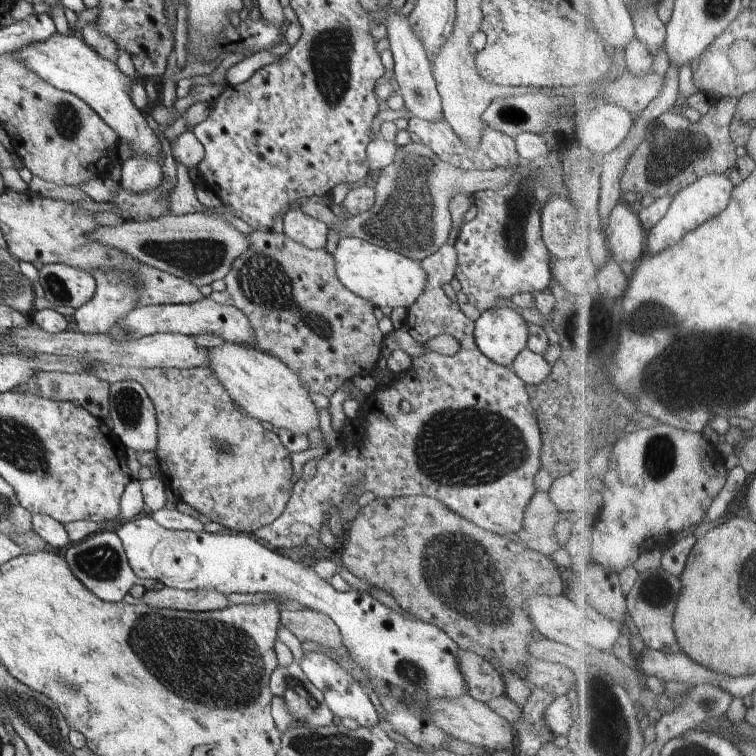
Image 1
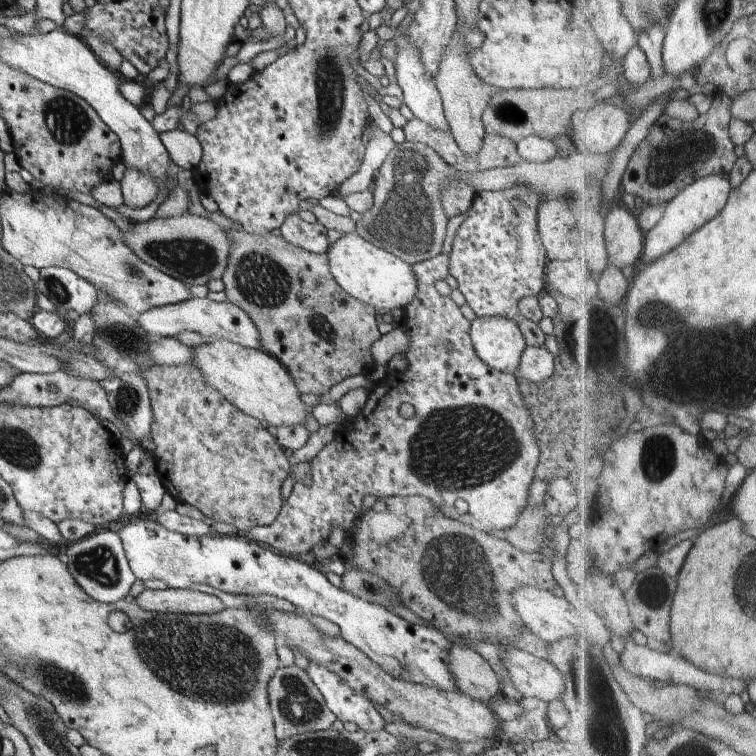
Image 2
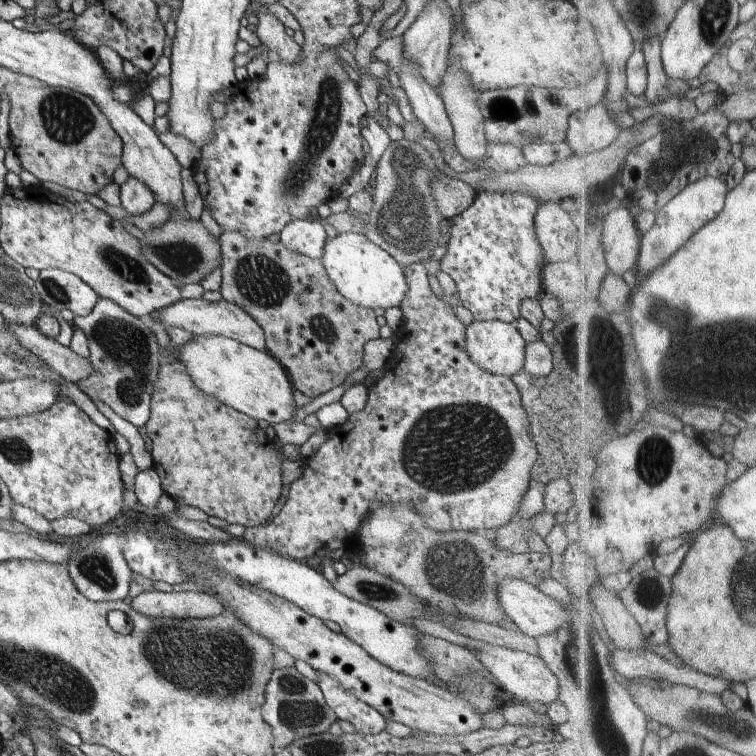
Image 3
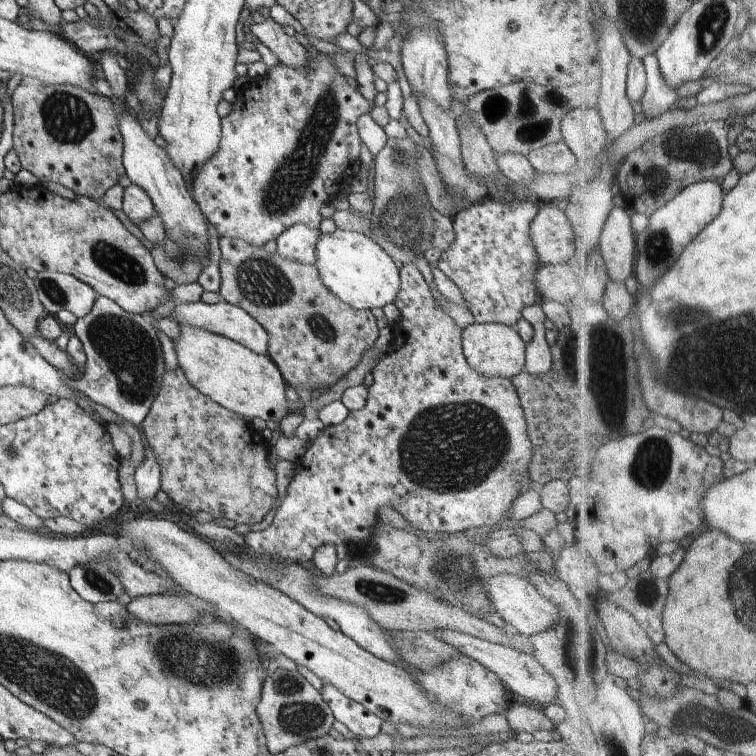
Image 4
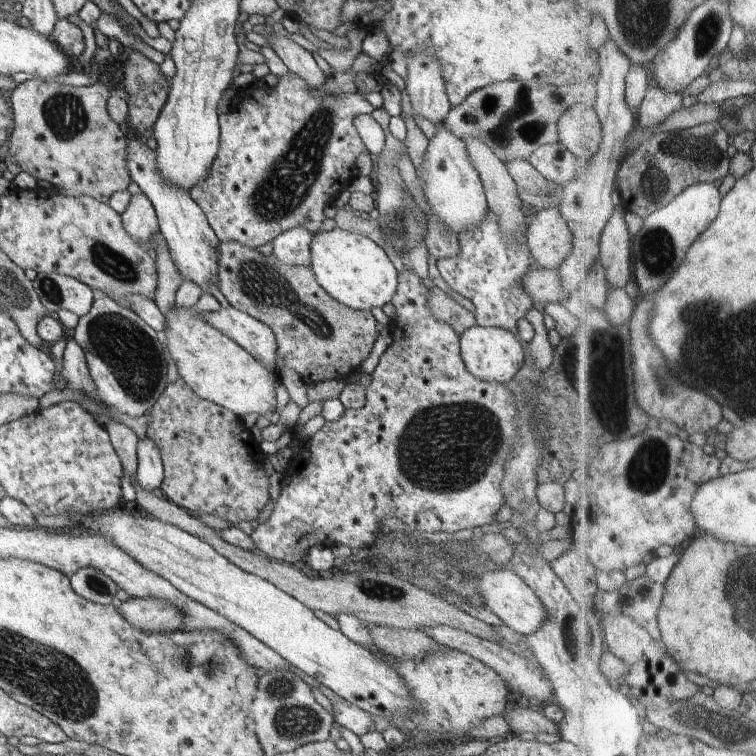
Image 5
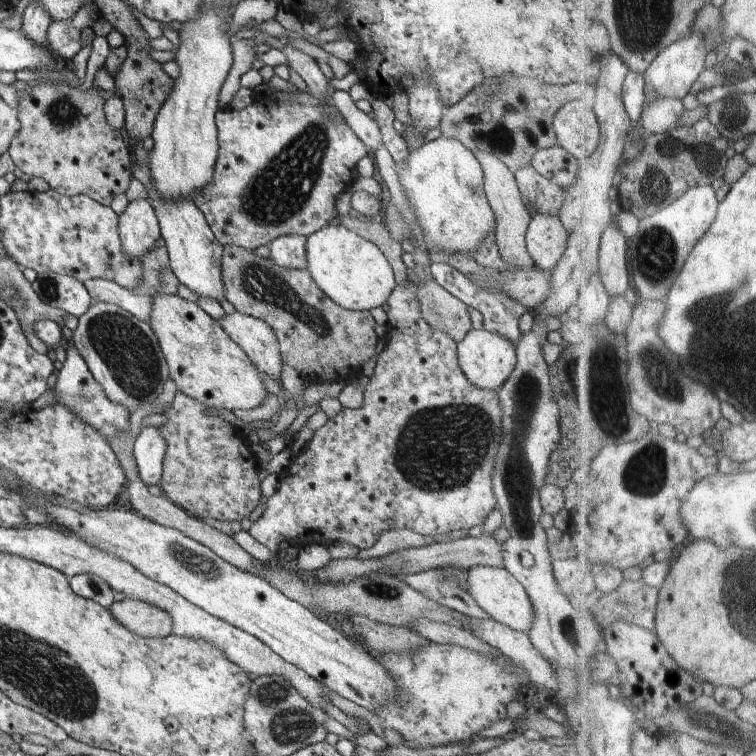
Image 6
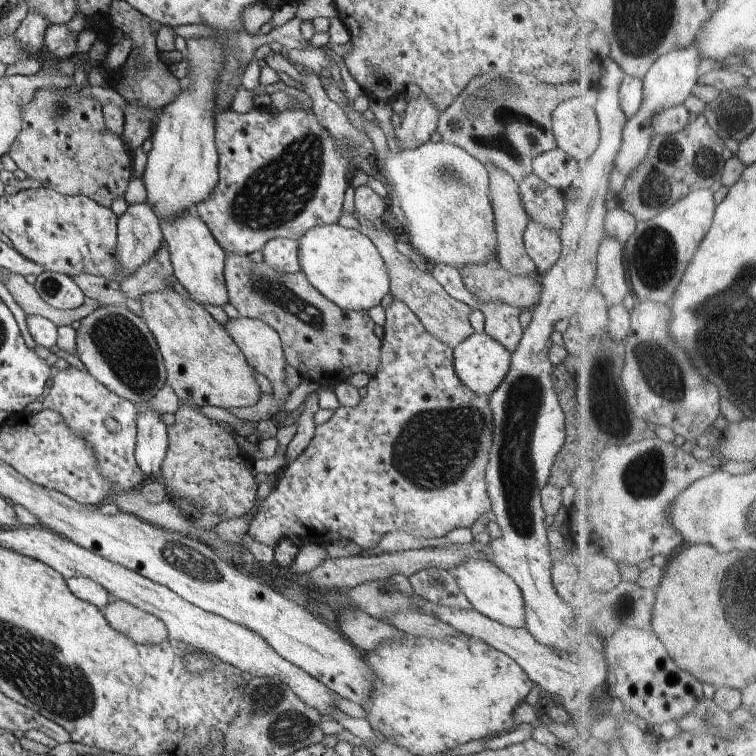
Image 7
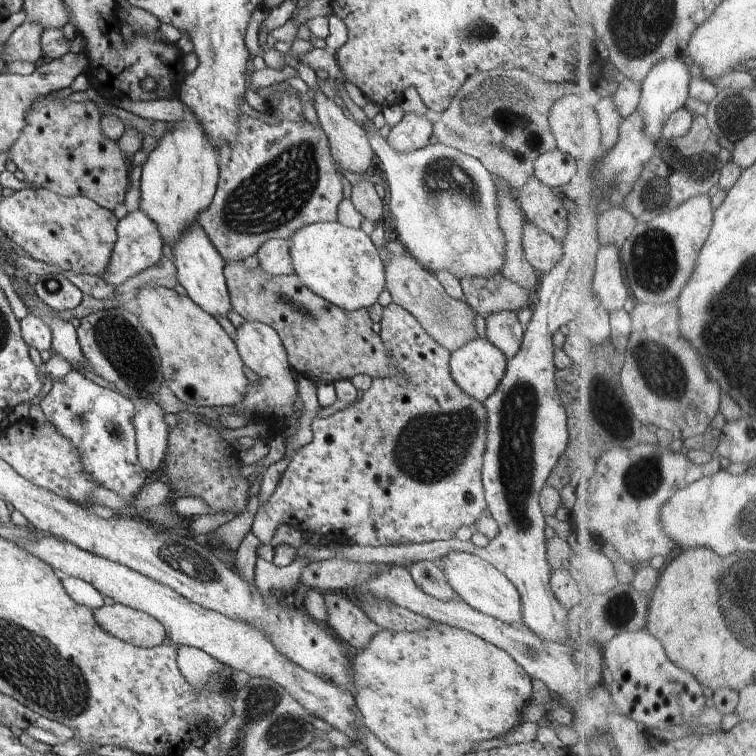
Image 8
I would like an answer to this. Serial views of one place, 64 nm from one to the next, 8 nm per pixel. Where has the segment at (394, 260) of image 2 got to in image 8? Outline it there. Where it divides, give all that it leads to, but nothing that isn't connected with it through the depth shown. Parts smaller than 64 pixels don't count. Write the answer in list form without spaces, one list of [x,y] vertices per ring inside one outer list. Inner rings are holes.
[[[320,221],[300,227],[287,239],[293,270],[306,288],[345,311],[378,302],[385,287],[385,269],[372,239],[363,229],[344,227],[338,221]]]

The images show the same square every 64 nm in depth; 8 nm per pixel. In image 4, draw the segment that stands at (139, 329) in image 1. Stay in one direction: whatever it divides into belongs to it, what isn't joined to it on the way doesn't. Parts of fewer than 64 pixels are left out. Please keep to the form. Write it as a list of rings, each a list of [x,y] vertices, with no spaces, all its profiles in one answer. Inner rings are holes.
[[[224,300],[213,305],[202,301],[194,304],[182,304],[173,310],[170,318],[176,320],[180,325],[201,328],[231,338],[256,354],[269,356],[269,332],[243,308],[226,303]]]

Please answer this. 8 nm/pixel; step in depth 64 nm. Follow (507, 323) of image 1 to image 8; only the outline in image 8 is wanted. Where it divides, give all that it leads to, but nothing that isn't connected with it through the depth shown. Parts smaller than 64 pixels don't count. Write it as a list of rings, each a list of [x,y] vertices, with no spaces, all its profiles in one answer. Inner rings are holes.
[[[476,338],[451,353],[449,371],[456,386],[478,402],[498,388],[507,360],[488,339]]]

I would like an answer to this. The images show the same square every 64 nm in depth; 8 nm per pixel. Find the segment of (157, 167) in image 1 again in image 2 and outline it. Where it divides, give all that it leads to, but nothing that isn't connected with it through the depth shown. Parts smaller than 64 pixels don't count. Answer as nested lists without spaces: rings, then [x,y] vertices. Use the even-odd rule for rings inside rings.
[[[128,169],[121,181],[123,203],[130,208],[144,208],[156,200],[159,192],[154,179],[147,173]]]

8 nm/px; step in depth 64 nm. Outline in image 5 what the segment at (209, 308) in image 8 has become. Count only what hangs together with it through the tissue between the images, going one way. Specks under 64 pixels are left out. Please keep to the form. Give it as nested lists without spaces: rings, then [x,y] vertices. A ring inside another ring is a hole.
[[[130,132],[127,138],[127,157],[128,170],[132,182],[136,182],[142,192],[152,203],[159,231],[164,236],[170,256],[173,260],[176,270],[181,274],[184,281],[190,281],[204,292],[209,292],[208,288],[212,284],[219,284],[219,240],[216,233],[209,225],[204,211],[196,204],[189,193],[184,192],[178,187],[167,185],[163,177],[157,171],[156,153],[140,142],[137,134]]]

